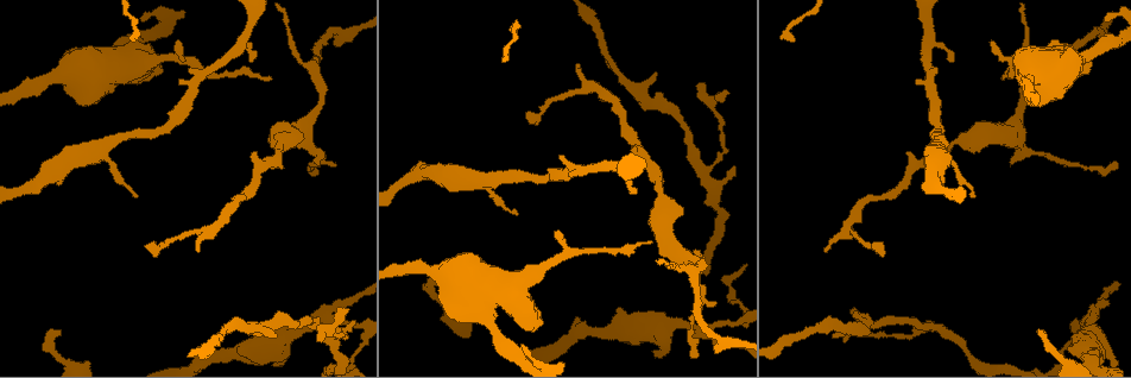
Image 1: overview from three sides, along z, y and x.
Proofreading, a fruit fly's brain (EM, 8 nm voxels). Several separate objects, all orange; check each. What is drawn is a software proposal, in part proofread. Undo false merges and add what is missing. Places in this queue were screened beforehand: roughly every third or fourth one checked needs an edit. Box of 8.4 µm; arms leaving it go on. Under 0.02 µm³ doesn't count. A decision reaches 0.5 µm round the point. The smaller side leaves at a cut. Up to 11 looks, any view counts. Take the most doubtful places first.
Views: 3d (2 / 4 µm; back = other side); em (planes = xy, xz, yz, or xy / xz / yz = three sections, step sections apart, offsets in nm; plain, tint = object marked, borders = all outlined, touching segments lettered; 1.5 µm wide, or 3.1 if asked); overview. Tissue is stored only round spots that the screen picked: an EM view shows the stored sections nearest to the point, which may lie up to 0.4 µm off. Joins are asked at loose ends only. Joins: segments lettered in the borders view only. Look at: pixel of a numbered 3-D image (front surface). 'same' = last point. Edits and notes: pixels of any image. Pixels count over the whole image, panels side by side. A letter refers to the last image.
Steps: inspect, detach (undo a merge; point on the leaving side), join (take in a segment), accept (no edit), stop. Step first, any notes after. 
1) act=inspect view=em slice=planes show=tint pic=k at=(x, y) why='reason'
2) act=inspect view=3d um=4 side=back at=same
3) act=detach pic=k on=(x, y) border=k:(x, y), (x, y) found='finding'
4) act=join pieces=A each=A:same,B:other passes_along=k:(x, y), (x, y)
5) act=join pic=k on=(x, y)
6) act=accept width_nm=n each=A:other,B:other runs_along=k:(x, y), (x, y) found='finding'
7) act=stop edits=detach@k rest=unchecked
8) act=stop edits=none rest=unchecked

act=inspect view=3d um=2 pic=1 at=(651, 241) why='tapers out'

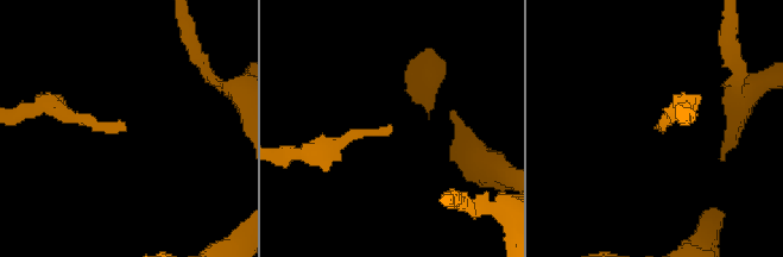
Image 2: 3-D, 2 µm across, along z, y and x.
act=inspect view=em slice=planes show=borders pic=2 at=(126, 128) why='shape alone is not enough'

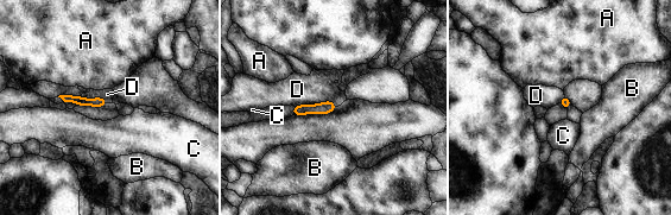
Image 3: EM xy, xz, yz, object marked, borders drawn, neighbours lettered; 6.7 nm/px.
act=accept each=A:other,B:other,C:other,D:other border=3:(293, 106), (327, 101), (337, 106) found='no lettered segment goes on from it'

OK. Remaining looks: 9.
act=inspect view=3d um=2 pic=1 at=(1088, 319) why='two arms in line, one across'

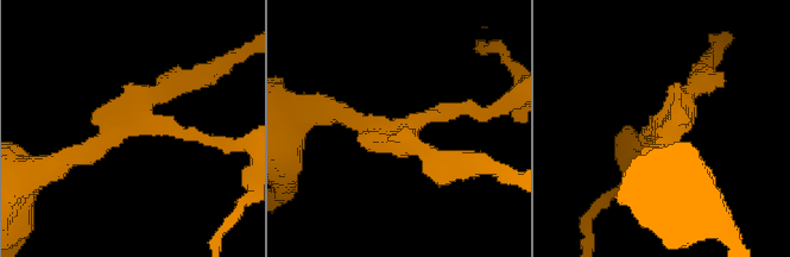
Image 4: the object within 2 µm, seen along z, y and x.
act=inspect view=em slice=planes show=tint pic=4 at=(121, 123) arms=3

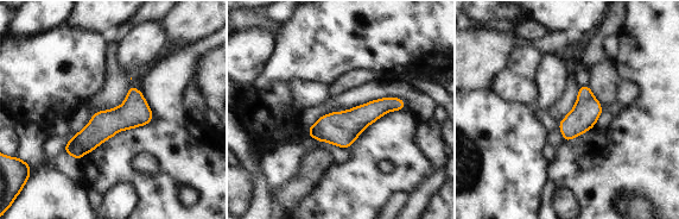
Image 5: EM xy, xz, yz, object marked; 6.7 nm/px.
act=inspect view=em slice=planes show=borders at=same why='see the neighbours'

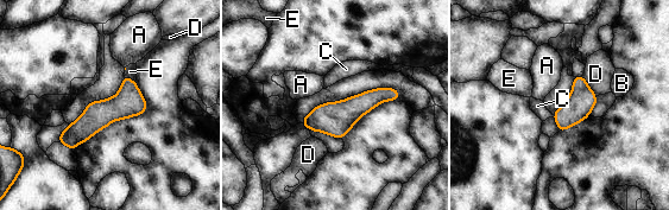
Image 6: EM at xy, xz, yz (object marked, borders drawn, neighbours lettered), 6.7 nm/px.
act=accept width_nm=190 each=A:other,B:other,C:other,D:other,E:other border=6:(582, 75), (588, 87), (597, 95) found='one cell here'

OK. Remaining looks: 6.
act=inspect view=em slice=yz step=8 show=borders pic=1 at=(40, 179) why='thick turns thin'

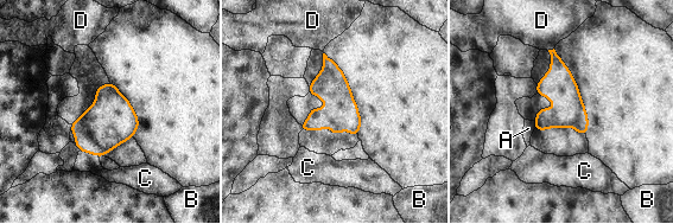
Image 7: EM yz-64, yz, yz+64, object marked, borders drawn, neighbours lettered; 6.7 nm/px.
act=accept width_nm=200 each=A:other,B:other,C:other,D:other border=7:(535, 121), (533, 128) found='one cell here'

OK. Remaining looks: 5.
act=inspect view=em slice=planes show=borders pic=1 at=(656, 191) why='calibre changes'

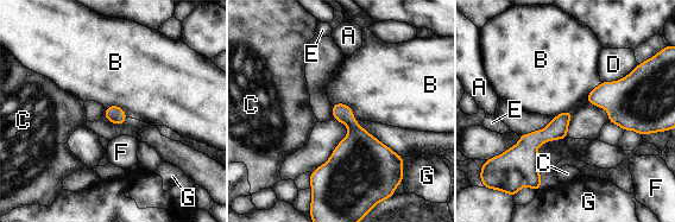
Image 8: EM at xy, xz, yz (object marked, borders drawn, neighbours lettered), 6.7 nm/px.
act=accept longest_contact=D:260nm each=A:other,B:other,C:other,D:other,E:other,F:other,G:other found='all the same cell'

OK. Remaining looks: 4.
act=stop edits=none rest=unchecked

